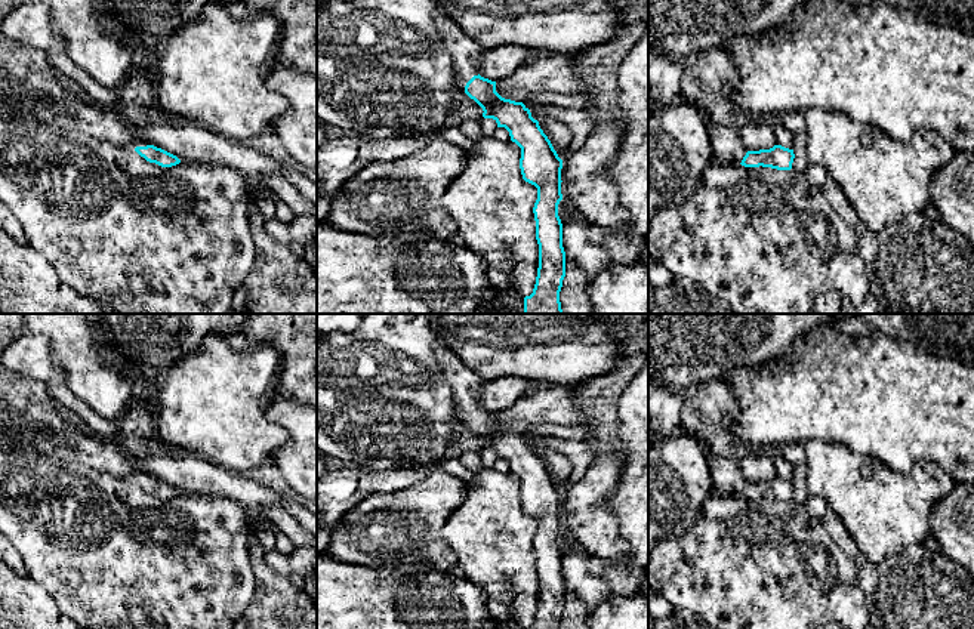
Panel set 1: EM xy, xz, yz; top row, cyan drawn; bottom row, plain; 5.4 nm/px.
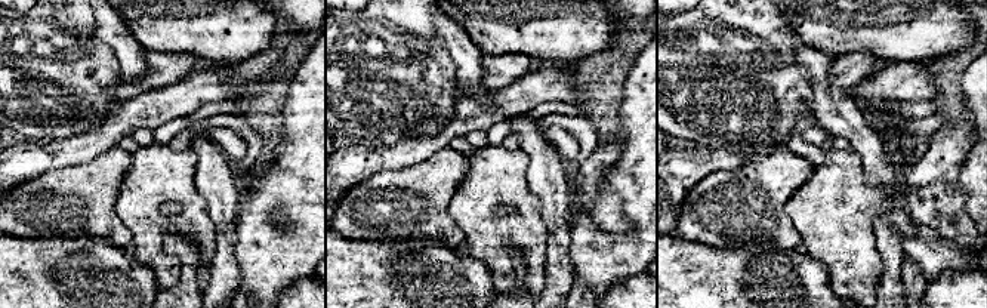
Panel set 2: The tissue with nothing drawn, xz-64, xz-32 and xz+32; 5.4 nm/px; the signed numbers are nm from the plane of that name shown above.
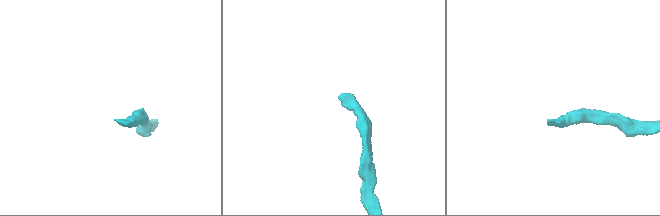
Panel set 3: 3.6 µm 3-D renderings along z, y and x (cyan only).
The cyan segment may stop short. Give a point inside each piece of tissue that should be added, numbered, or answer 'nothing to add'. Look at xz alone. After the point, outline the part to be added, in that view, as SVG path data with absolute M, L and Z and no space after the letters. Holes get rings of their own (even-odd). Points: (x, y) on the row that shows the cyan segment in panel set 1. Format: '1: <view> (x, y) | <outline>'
1: xz (467, 55) | M446 13L437 16L435 25L441 30L443 41L453 59L456 73L468 83L480 74L481 58L487 49L469 38Z

